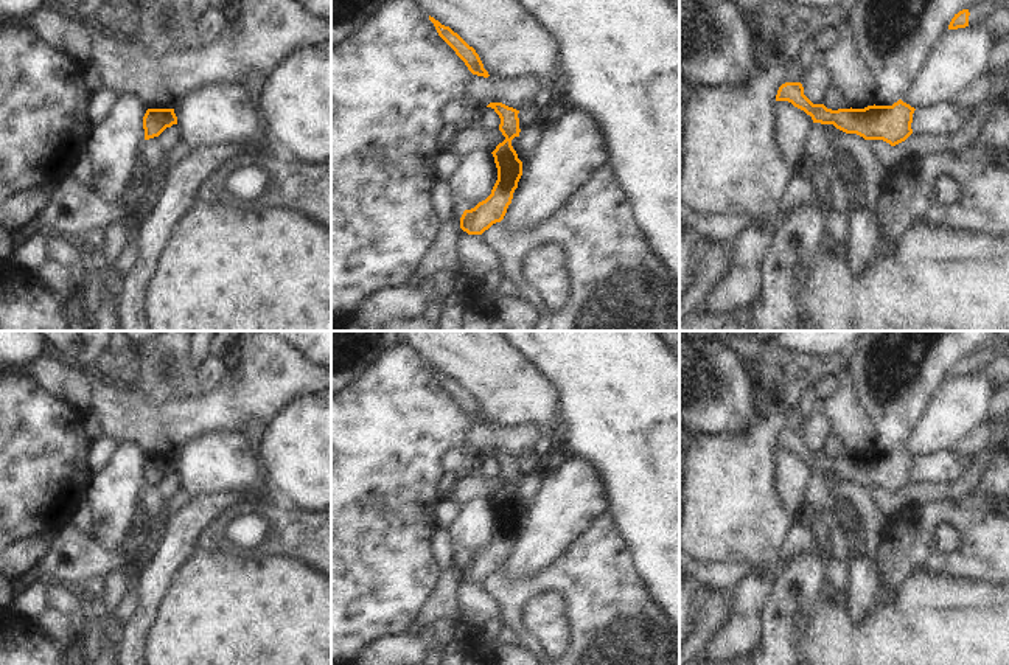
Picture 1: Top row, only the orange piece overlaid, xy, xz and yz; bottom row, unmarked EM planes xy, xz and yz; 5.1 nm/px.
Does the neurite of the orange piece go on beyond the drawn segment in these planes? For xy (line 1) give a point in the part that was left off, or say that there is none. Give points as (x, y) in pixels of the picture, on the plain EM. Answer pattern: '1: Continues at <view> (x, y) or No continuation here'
1: No continuation here

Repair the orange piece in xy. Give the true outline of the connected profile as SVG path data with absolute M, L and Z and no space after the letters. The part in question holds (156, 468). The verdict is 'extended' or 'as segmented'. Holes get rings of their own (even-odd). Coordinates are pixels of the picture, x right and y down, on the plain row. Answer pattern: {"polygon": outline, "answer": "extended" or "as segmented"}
{"polygon": "M148 457L143 465L145 488L159 485L173 472L177 472L174 457Z", "answer": "as segmented"}

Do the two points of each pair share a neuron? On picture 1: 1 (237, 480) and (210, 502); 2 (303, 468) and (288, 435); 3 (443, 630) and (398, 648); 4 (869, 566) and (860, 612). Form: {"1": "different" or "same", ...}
{"1": "different", "2": "same", "3": "same", "4": "same"}

